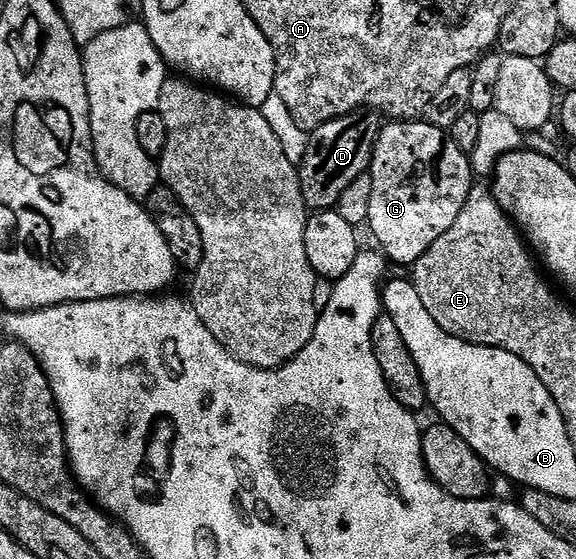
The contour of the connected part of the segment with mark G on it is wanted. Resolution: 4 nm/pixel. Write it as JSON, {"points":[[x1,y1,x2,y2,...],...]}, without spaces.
{"points":[[391,121,380,130,371,154,369,174,373,181,373,198,369,201,366,226,375,234,378,250,392,264,414,265,427,252,429,245,457,221,457,213,467,200,473,186,473,172,469,155,450,138,448,132,426,121]]}

